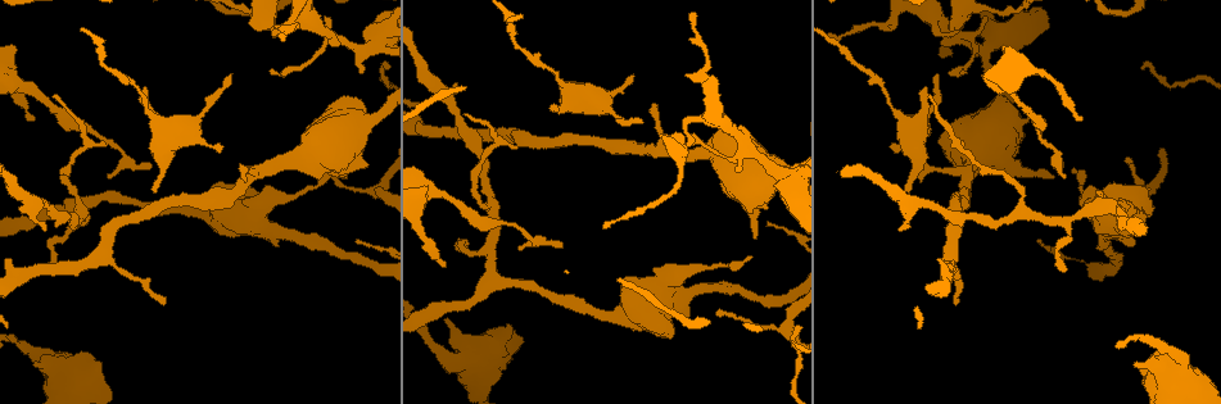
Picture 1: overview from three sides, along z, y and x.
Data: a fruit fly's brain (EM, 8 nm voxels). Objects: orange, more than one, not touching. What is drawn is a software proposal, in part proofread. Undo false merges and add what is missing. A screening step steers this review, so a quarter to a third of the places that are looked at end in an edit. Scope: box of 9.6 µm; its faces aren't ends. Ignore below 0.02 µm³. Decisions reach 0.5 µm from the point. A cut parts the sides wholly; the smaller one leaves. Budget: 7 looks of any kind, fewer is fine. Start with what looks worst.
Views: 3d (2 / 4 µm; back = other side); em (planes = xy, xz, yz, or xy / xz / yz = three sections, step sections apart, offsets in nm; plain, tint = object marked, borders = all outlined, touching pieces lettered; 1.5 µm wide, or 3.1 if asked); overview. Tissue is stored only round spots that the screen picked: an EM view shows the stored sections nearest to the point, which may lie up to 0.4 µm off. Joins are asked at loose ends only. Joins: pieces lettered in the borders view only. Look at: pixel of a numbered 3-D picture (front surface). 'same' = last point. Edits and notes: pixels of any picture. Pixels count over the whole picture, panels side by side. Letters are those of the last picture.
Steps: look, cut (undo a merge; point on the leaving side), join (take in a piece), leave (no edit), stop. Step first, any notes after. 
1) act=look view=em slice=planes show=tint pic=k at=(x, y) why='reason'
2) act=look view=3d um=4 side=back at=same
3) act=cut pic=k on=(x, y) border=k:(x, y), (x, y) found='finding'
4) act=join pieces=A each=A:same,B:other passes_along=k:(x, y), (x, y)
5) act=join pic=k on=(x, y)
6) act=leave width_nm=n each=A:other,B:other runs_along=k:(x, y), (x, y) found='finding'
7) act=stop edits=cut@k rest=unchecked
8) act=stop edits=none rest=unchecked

act=look view=em slice=yz step=4 show=plain pic=1 at=(445, 319) why='stops while still wide'

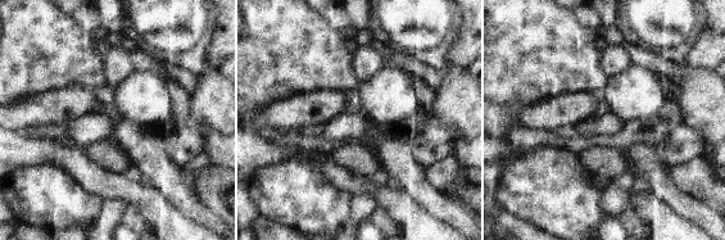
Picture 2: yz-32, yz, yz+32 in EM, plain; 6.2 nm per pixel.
act=look view=em slice=yz step=4 show=borders at=same

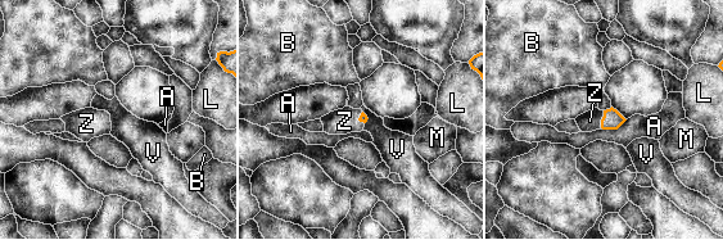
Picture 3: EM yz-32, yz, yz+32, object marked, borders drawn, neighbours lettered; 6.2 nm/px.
act=join pieces=Z longest_contact=A:170nm each=A:other,B:other,L:other,M:other,V:other,Z:same passes_along=3:(613, 120), (601, 120), (590, 121) found='the cell continues'

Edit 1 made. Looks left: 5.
act=look view=em slice=planes show=plain pic=1 at=(553, 110) why='branch stops here'

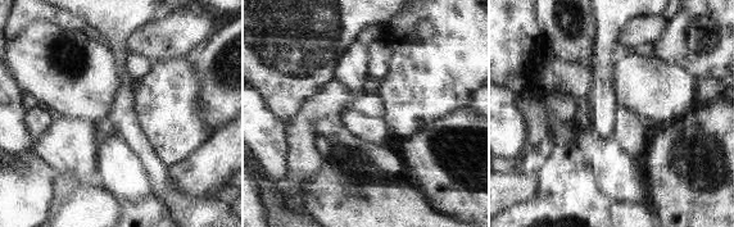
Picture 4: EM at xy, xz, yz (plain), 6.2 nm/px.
act=look view=em slice=planes show=borders at=same

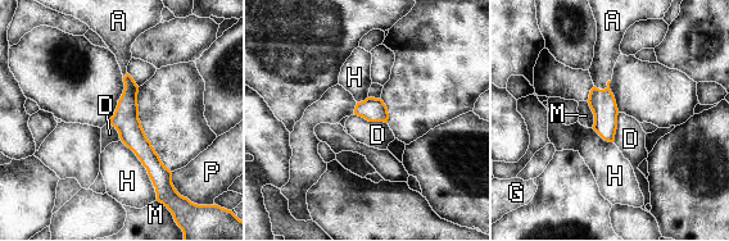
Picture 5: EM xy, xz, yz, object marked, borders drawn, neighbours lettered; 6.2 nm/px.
act=join pieces=A each=A:same,D:other,G:other,H:other,M:other,P:other passes_along=5:(602, 103), (605, 89), (607, 49) found='it goes on there'

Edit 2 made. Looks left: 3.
act=stop edits=join@3,join@5 rest=unchecked

